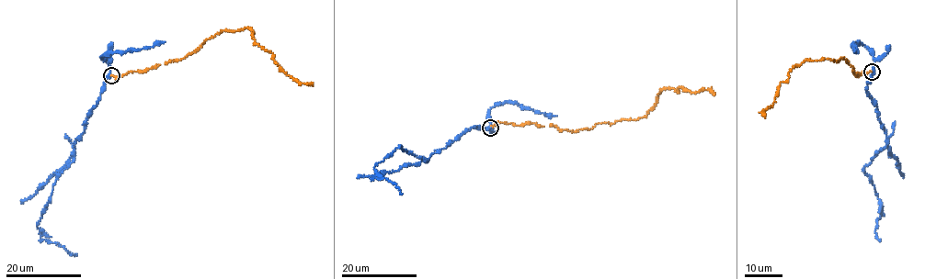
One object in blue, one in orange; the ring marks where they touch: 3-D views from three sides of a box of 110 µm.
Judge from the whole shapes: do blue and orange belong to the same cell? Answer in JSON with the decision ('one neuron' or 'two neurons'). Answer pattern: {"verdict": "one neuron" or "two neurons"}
{"verdict": "two neurons"}

